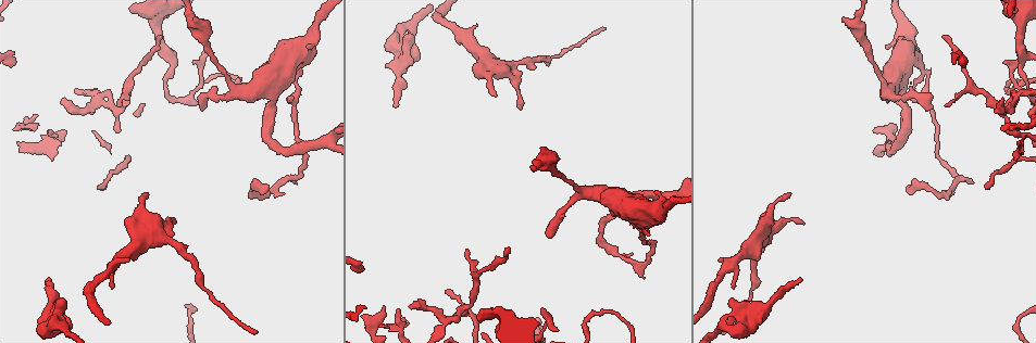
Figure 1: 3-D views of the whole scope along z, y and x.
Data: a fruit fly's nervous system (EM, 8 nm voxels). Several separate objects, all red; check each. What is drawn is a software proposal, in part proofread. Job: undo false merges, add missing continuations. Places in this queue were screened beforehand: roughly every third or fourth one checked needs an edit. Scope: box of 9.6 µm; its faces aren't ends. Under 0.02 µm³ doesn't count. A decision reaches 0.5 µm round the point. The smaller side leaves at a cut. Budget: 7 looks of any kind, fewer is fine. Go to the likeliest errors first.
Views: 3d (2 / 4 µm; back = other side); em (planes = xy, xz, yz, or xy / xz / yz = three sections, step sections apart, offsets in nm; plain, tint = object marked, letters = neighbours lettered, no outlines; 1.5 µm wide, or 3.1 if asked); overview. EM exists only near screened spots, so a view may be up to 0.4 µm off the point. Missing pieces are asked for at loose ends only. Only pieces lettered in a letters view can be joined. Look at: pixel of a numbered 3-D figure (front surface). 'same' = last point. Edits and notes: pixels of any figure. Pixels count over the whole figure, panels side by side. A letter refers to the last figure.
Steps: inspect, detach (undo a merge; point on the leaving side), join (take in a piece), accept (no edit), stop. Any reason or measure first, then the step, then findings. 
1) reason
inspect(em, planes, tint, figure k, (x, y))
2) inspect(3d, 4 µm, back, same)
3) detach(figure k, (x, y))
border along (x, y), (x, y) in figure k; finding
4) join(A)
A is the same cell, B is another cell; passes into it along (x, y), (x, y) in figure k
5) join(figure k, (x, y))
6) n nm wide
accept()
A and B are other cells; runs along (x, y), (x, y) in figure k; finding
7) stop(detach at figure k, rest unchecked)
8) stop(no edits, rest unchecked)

inspect(em, xz, step 4, letters, figure 1, (468, 251))

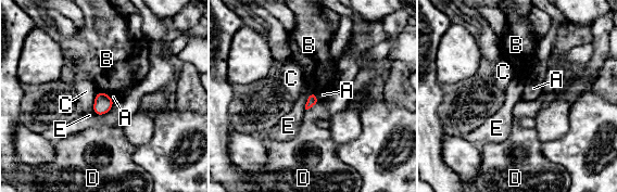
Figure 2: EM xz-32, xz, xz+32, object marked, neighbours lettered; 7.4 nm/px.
accept()
A, B, C, D and E are other cells; border along (97, 91), (103, 91), (110, 97) in figure 2; no lettered piece goes on from it

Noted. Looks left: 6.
branch stops here
inspect(3d, 2 µm, figure 1, (147, 195))

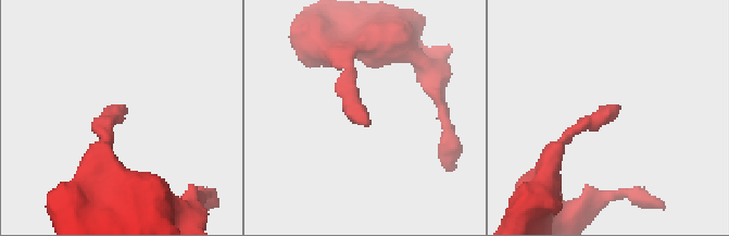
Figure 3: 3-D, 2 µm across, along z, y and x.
now the EM
inspect(em, xz, step 4, letters, figure 3, (118, 107))

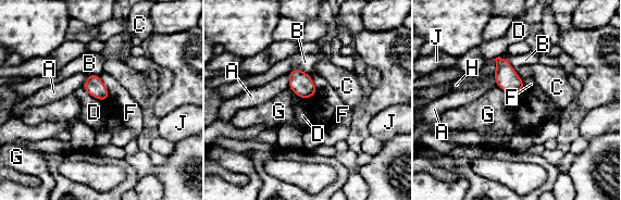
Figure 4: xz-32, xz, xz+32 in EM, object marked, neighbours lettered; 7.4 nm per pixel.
G touches over 220 nm
accept()
A, B, C, D, F, G, H and J are other cells; no lettered piece goes on from it

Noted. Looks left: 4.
thin end
inspect(em, planes, tint, figure 1, (510, 250))

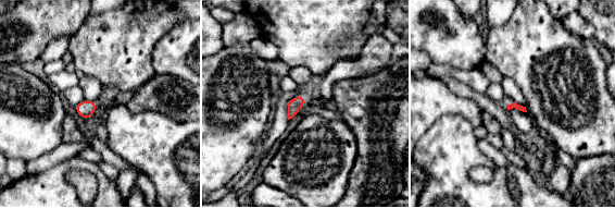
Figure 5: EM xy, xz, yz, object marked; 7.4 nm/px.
inspect(em, planes, letters, same)

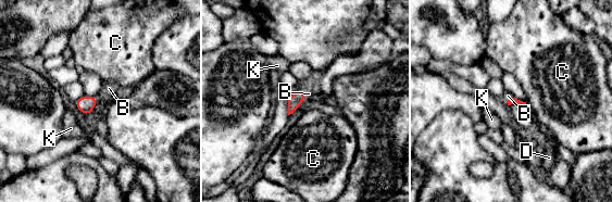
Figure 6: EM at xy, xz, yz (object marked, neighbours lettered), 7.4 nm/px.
join(B)
B is the same cell, C, D and K are other cells; passes into it along (294, 100), (303, 95), (309, 93) in figure 6; it goes on there

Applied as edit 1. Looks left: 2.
stop(join at figure 6, rest unchecked)

